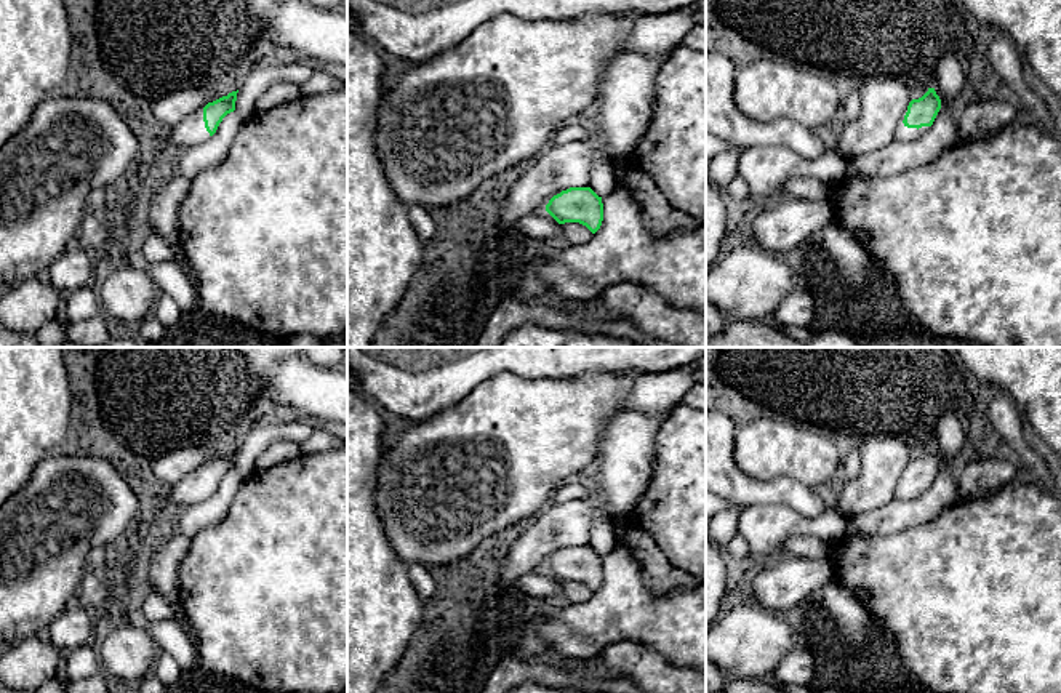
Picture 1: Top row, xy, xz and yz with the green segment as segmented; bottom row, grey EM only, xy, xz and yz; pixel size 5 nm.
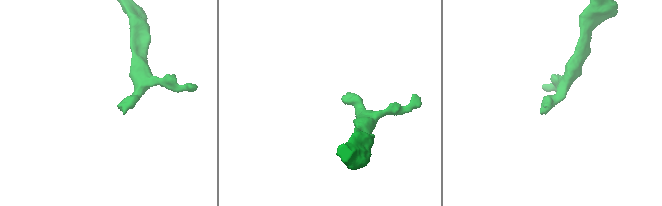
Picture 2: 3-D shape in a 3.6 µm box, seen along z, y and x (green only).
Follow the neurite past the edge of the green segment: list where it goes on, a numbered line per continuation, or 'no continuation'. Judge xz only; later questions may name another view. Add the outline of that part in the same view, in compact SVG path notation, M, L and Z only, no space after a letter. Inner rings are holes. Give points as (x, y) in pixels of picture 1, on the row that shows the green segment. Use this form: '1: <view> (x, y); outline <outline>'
no continuation

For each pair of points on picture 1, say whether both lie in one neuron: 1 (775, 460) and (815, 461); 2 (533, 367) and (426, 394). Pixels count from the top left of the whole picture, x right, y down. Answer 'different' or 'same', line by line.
1: same
2: same

